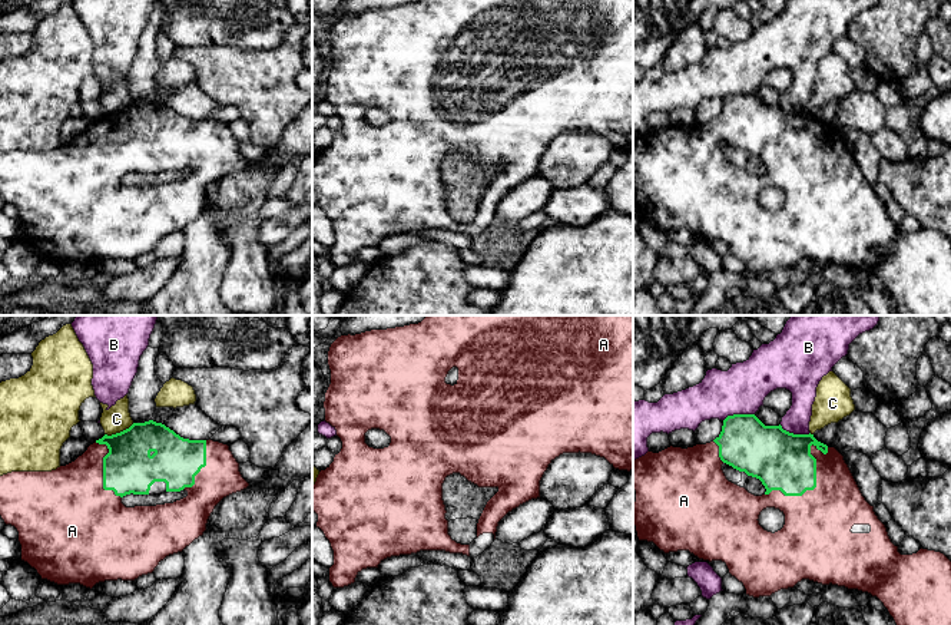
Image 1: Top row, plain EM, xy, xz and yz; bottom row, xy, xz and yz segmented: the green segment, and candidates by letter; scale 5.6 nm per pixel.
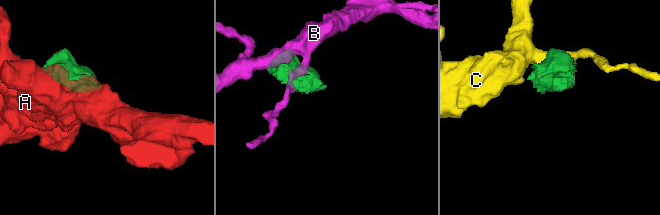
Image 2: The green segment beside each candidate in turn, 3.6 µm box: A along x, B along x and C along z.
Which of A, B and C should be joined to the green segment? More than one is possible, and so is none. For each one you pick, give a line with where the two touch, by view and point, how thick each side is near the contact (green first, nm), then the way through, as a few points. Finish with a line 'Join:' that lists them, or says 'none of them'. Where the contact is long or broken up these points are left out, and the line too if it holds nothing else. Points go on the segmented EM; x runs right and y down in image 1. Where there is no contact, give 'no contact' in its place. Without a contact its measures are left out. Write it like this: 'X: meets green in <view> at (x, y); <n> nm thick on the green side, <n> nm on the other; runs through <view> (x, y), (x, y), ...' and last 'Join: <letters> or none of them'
A: meets green in yz at (815, 482); 320 nm thick on the green side, 380 nm on the other
Join: A

